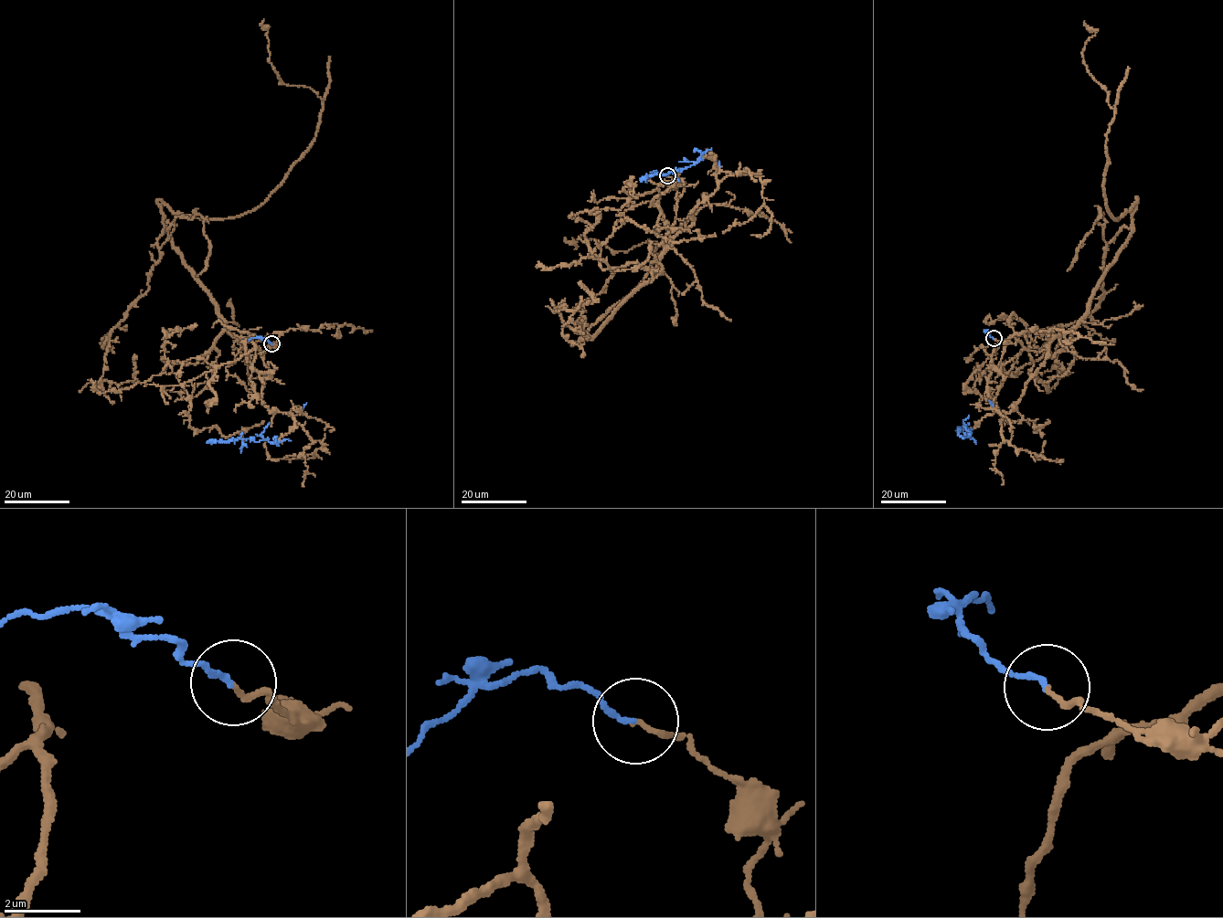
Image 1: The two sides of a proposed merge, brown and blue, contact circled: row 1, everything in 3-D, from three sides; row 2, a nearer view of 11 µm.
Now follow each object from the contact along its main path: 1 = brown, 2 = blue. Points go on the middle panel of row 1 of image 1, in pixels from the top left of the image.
1: (667, 175), (678, 206), (653, 277), (573, 344), (636, 290), (664, 244), (613, 251), (565, 237)
2: (667, 175), (717, 163), (719, 165), (711, 149), (707, 149), (692, 165), (665, 174), (654, 173), (641, 181)

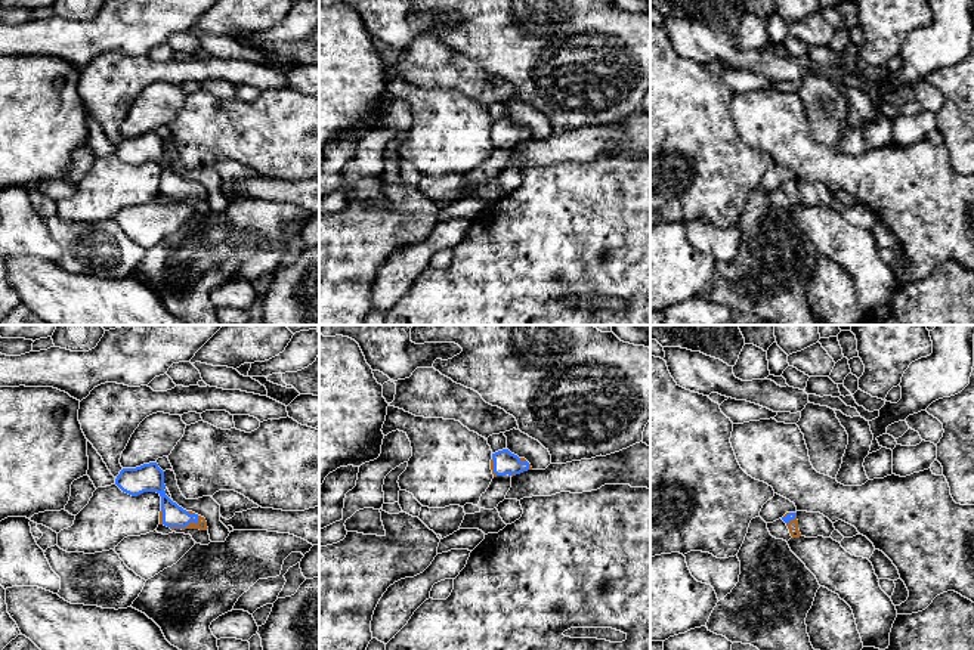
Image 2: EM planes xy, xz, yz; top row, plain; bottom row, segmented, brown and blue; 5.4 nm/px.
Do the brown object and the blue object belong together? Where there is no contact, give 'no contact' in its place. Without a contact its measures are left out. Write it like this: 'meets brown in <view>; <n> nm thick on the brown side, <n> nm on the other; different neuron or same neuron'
meets brown in xy; 60 nm thick on the brown side, 130 nm on the other; different neuron

